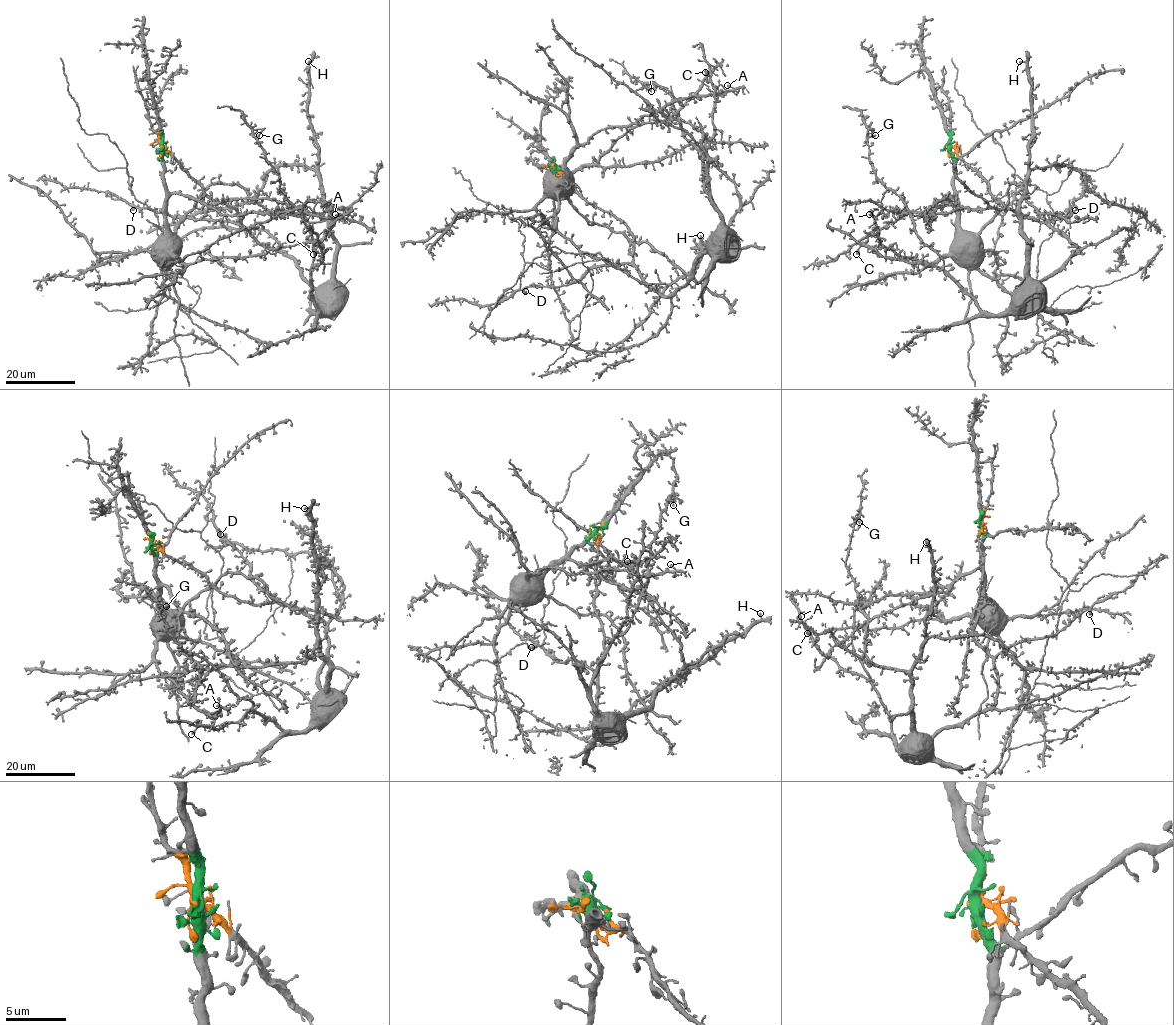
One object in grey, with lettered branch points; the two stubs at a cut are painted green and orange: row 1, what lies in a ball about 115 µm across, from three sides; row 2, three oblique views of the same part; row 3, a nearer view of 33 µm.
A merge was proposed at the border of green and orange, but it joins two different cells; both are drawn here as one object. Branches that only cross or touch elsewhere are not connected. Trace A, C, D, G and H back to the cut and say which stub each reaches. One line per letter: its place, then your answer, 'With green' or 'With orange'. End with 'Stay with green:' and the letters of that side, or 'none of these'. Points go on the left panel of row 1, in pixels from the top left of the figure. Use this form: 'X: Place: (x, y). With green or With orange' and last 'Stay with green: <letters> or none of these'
A: Place: (335, 214). With green
C: Place: (313, 254). With orange
D: Place: (133, 210). With orange
G: Place: (259, 135). With orange
H: Place: (308, 61). With orange
Stay with green: A

